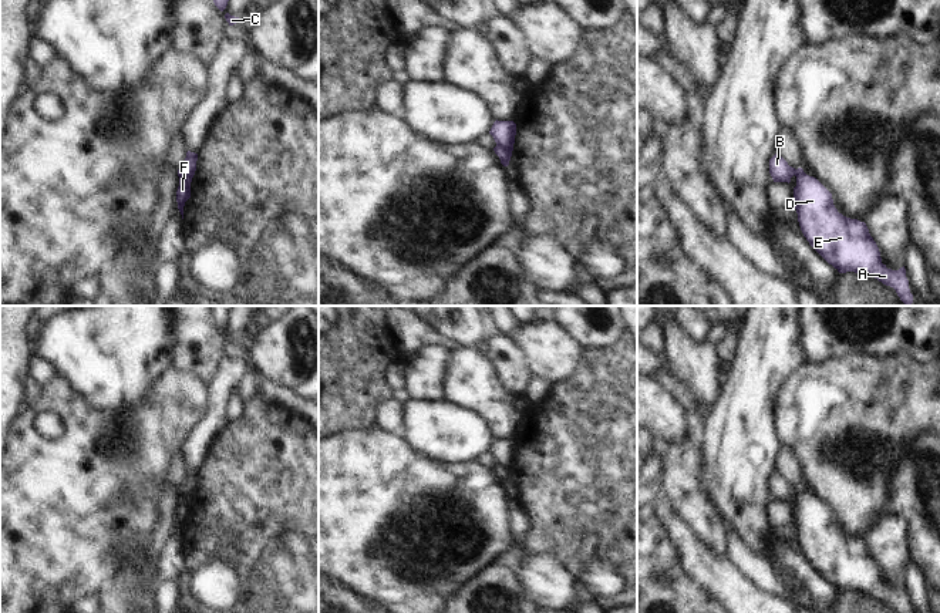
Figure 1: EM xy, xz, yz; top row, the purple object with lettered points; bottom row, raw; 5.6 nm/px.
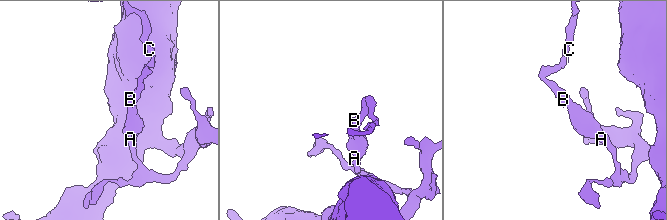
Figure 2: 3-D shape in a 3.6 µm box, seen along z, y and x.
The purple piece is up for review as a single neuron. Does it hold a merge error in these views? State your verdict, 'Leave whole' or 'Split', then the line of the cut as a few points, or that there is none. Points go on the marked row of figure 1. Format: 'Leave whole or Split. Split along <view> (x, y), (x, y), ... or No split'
Split. Split along xz (497, 144), (512, 150).

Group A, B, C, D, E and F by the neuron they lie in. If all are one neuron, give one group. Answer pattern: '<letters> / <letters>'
A D E F / B C

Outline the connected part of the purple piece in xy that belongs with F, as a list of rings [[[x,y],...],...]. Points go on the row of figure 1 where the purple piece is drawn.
[[[178,171],[178,176],[179,176],[179,186],[176,191],[176,202],[178,202],[178,209],[183,219],[183,206],[185,206],[185,202],[191,198],[192,178],[183,178],[179,171]]]

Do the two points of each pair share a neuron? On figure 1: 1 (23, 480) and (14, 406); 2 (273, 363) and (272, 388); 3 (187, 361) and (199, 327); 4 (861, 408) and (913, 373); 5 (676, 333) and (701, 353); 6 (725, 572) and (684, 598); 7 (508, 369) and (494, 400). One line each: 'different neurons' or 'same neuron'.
1: different neurons
2: different neurons
3: same neuron
4: same neuron
5: same neuron
6: different neurons
7: different neurons

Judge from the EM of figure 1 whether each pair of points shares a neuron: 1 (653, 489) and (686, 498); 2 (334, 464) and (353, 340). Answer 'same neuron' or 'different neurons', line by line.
1: different neurons
2: different neurons

